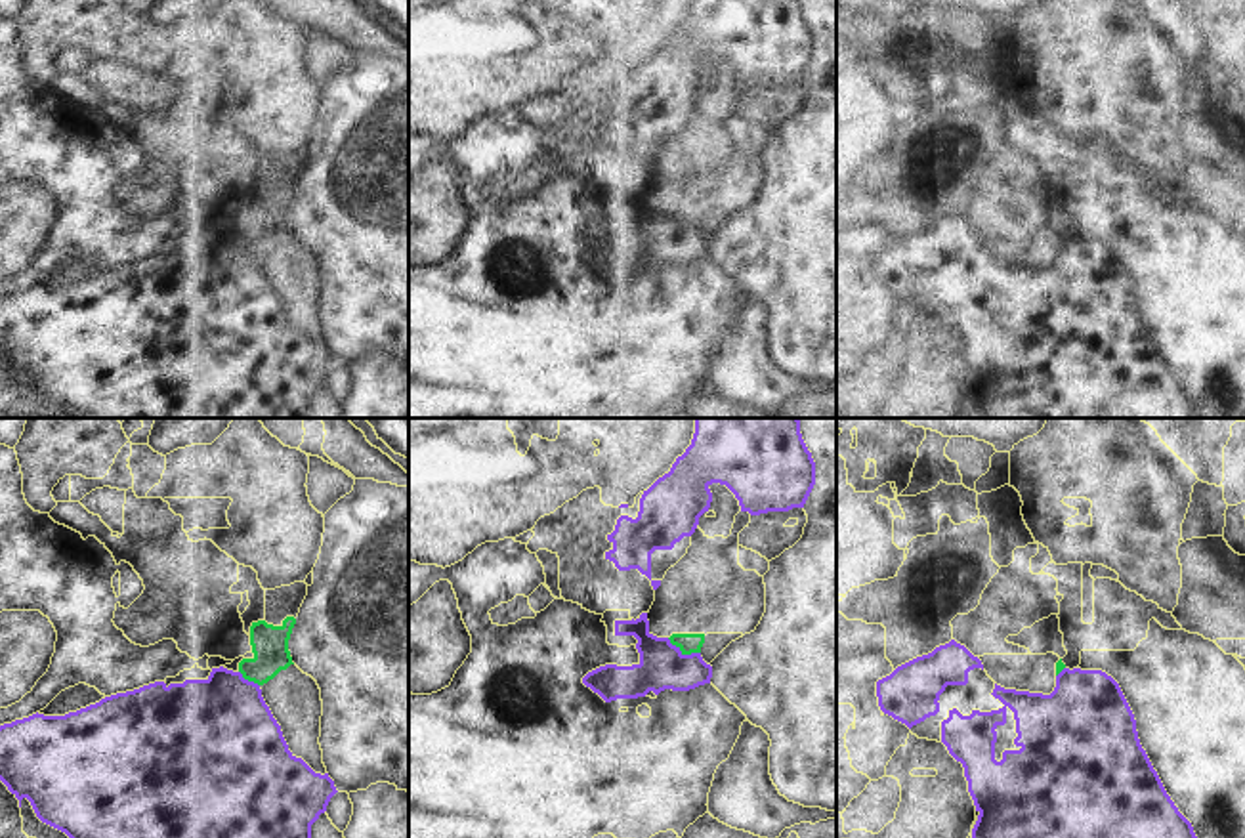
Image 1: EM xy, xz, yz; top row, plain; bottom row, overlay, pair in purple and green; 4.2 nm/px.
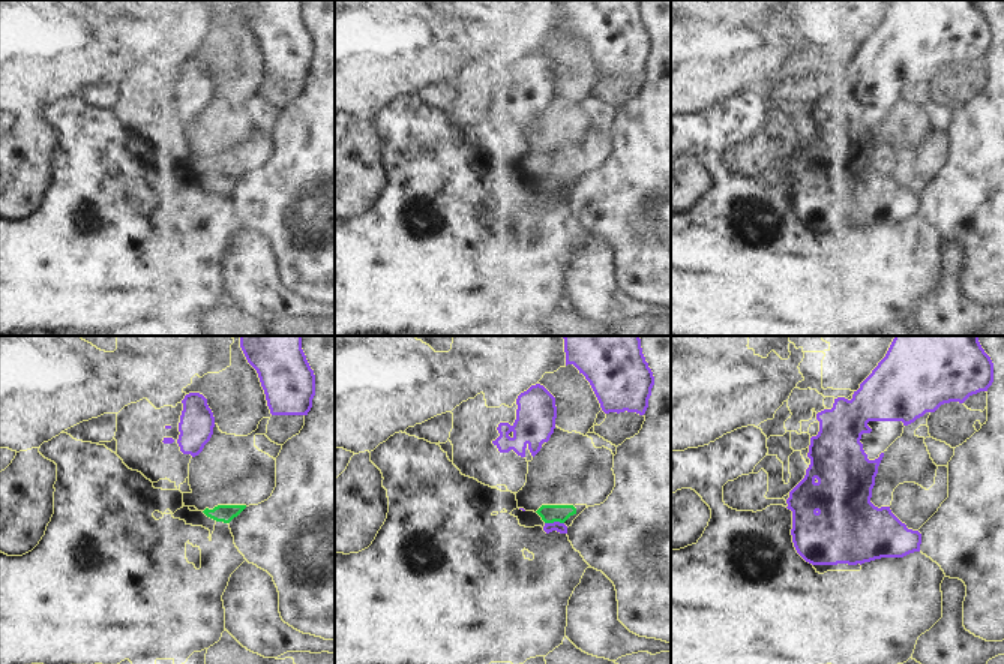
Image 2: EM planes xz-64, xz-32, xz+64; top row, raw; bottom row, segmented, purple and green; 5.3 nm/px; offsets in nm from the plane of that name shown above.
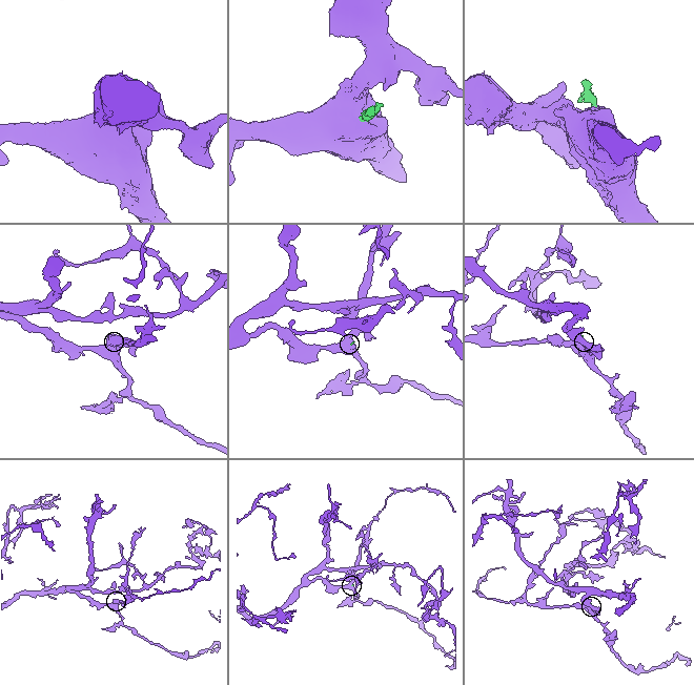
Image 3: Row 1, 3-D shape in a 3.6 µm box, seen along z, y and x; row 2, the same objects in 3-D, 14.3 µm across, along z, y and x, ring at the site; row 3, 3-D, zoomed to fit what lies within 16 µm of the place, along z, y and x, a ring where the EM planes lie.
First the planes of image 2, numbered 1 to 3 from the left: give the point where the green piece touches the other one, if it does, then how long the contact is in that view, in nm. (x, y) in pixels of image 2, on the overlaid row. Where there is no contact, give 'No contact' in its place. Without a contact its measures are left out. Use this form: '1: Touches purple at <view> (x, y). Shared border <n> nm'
1: No contact
2: Touches purple at xz-32 (554, 522). Shared border 100 nm
3: No contact

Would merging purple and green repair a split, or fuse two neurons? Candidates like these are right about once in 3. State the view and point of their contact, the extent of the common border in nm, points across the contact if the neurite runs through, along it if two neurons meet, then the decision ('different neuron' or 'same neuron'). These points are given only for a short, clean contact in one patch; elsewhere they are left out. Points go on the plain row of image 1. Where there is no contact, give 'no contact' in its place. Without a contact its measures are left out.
contact xz (684, 228); length 160 nm; border xz (667, 210), (684, 226), (699, 226); different neuron

